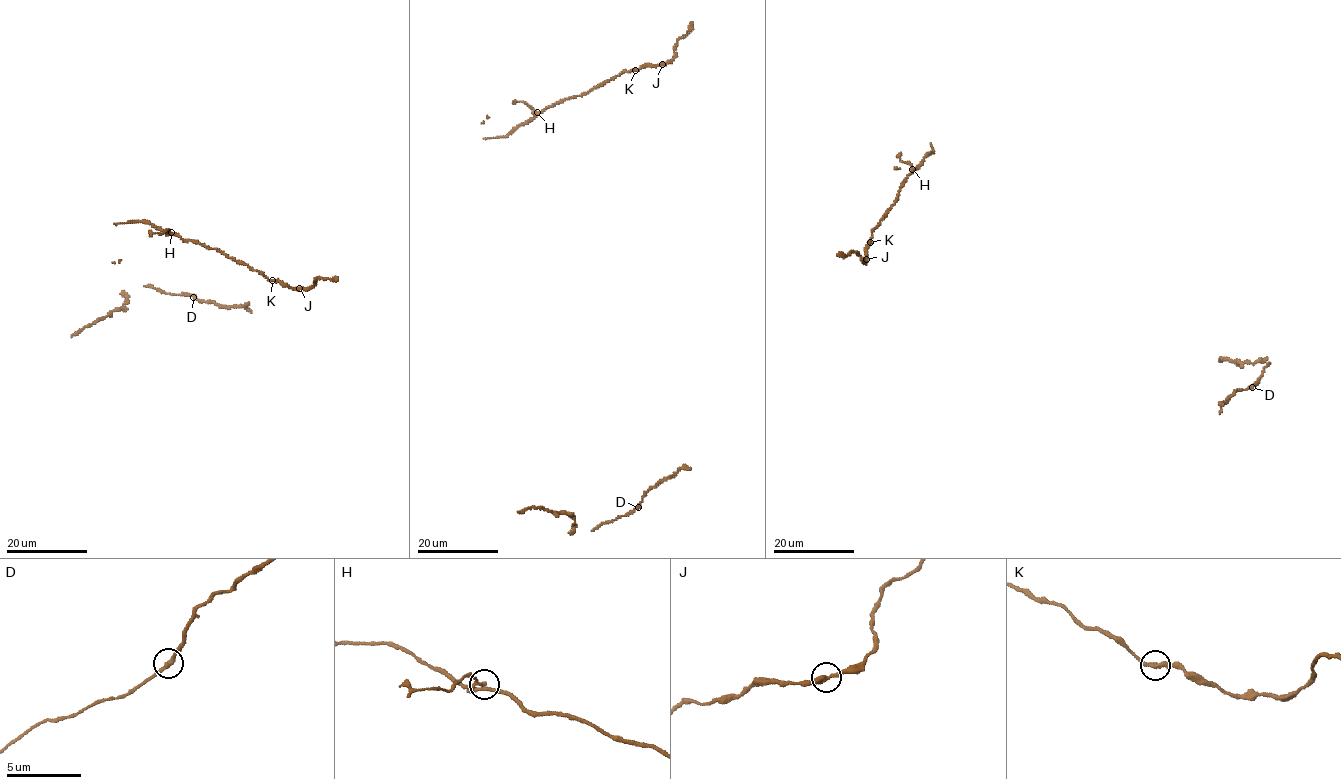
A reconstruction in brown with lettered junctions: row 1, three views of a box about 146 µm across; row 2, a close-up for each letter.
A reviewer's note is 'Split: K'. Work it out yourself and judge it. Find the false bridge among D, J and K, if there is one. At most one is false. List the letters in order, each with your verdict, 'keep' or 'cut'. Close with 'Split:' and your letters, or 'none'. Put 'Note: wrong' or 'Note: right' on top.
Note: right
D: keep
J: keep
K: cut
Split: K

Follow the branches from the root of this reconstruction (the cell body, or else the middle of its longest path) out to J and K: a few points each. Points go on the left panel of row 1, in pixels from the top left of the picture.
J: (138, 222), (152, 223), (182, 239), (217, 249), (269, 280), (299, 288)
K: (138, 222), (152, 223), (182, 239), (217, 249), (272, 280)

